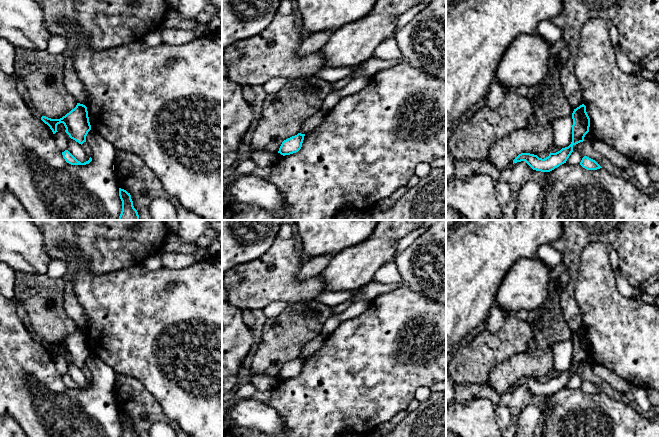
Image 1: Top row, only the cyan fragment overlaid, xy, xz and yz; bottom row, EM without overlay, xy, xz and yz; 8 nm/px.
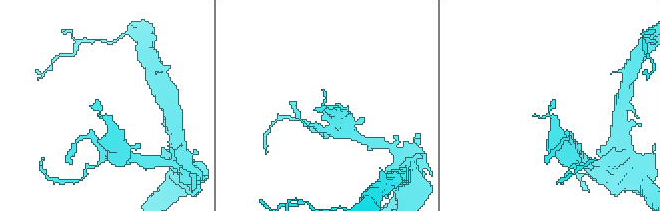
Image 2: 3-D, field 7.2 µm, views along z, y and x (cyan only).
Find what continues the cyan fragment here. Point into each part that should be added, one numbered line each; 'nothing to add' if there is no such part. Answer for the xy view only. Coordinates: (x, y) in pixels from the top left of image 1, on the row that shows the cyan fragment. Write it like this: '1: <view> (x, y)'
nothing to add

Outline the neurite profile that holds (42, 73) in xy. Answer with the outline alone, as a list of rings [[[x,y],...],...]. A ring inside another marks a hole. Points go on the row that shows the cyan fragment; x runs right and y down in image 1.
[[[15,49],[15,77],[27,88],[34,107],[51,119],[62,118],[78,103],[65,89],[64,61],[63,53]]]

